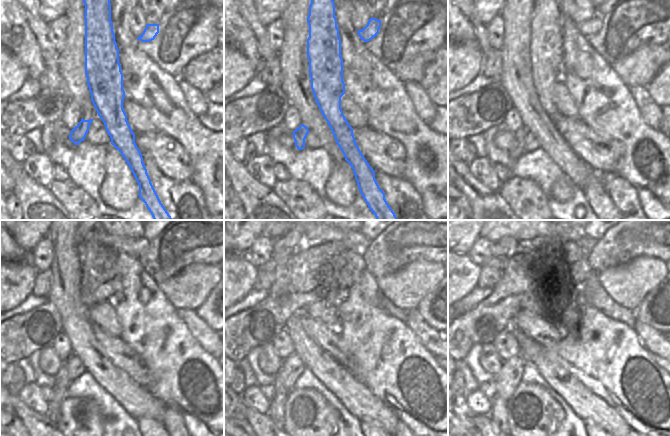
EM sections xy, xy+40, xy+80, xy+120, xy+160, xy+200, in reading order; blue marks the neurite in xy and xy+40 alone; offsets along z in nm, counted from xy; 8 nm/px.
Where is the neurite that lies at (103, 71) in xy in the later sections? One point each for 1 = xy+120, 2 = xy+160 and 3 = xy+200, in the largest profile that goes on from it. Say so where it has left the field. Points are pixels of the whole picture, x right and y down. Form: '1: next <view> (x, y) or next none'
1: next xy+120 (101, 282)
2: next xy+160 (322, 265)
3: next xy+200 (584, 242)

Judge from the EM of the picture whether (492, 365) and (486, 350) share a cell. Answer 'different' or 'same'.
same

